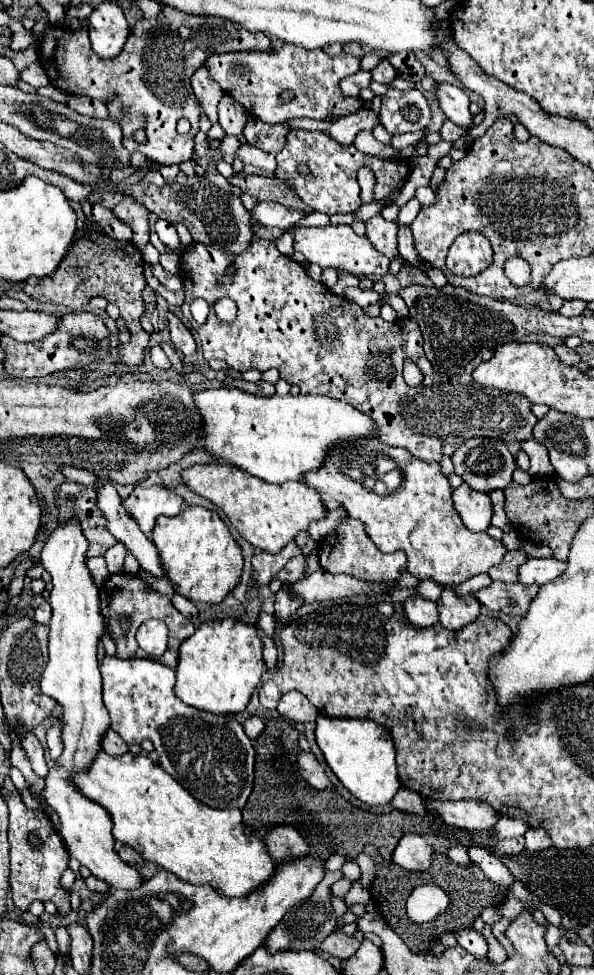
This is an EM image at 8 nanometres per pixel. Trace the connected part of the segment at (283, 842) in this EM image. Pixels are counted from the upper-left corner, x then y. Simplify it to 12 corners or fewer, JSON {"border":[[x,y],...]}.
{"border":[[270,827],[268,855],[276,863],[308,853],[294,827]]}

